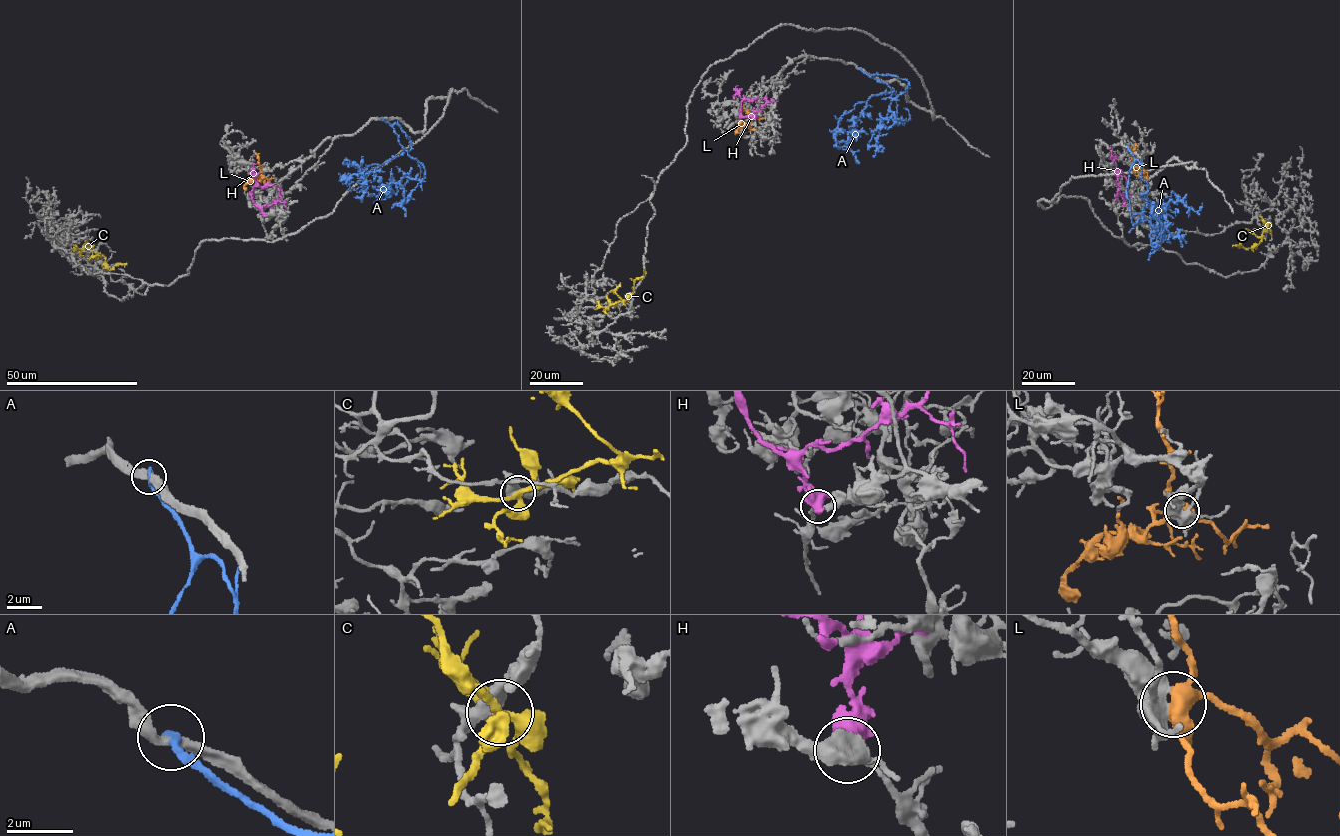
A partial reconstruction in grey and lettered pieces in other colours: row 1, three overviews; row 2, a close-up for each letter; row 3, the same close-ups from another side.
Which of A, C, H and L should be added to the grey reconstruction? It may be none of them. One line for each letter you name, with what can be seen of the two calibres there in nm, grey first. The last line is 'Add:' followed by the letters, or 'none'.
L: calibres 480 and 440 nm
Add: L

